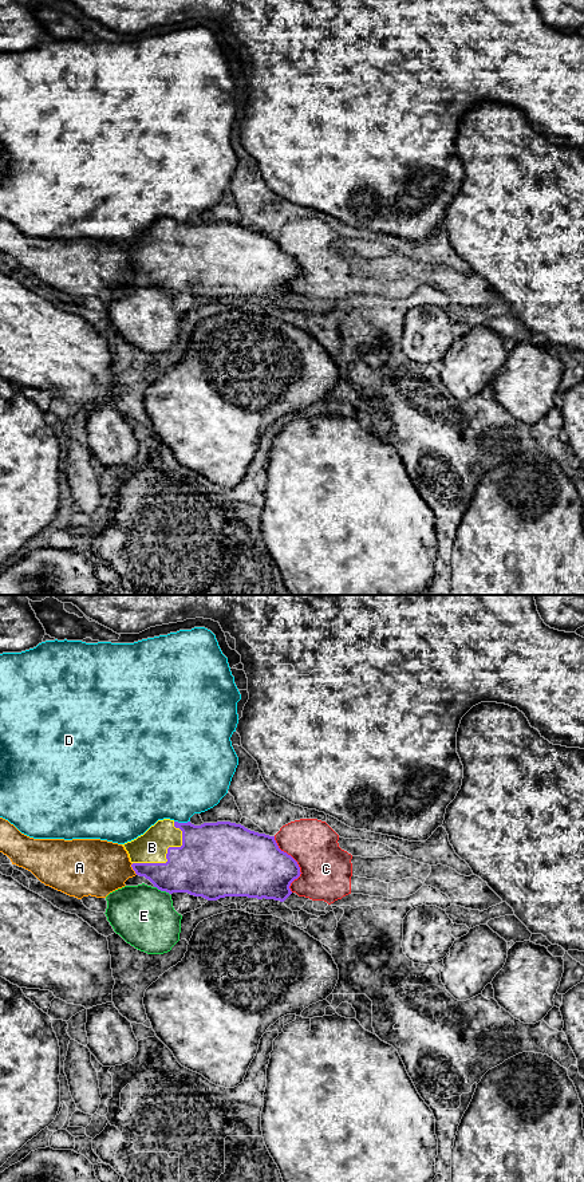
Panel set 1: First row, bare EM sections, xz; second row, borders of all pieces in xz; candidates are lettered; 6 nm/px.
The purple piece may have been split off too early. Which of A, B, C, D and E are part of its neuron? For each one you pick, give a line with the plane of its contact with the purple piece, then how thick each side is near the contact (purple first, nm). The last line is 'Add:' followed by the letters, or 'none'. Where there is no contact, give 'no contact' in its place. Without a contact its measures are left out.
B: contact in xz; calibres 380 and 190 nm
Add: B

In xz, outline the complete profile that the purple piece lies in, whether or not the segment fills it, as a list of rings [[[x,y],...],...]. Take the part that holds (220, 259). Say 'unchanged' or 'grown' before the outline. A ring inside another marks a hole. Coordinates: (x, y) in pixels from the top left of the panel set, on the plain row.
grown | [[[163,218],[122,245],[135,273],[149,279],[158,289],[188,292],[208,300],[248,296],[284,302],[292,293],[291,283],[301,273],[297,261],[279,248],[275,236],[230,221],[194,225]]]

